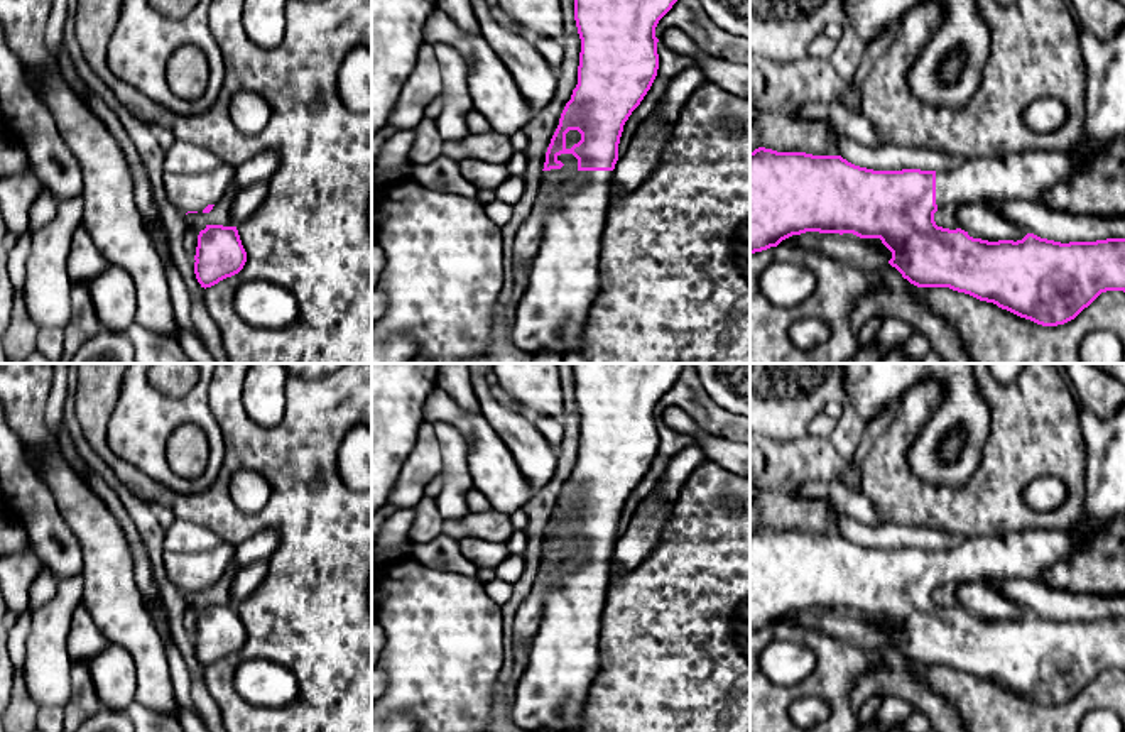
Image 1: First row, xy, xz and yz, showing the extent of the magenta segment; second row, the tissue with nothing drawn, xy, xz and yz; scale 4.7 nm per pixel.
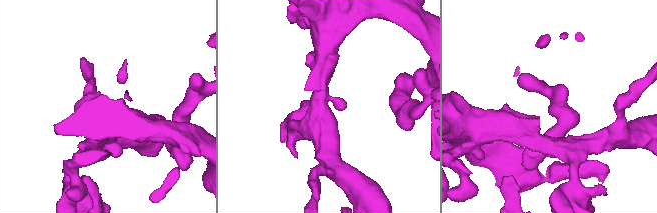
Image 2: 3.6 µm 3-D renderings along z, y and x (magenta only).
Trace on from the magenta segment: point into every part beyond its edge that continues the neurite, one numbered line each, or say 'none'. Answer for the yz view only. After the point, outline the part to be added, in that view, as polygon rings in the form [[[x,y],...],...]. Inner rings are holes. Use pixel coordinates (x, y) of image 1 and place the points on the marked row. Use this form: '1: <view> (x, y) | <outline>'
1: yz (1022, 176) | [[[1056,149],[970,159],[954,169],[936,171],[936,205],[1035,201],[1076,171],[1076,159]]]

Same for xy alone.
1: xy (186, 191) | [[[220,164],[209,172],[164,172],[162,179],[166,193],[177,210],[182,213],[203,213],[208,205],[216,205],[218,199],[231,188],[233,176],[235,167]]]

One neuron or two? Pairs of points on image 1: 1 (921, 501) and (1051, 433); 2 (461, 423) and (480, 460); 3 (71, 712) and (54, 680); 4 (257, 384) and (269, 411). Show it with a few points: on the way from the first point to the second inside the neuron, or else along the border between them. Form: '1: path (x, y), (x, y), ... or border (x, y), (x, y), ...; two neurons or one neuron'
1: path (953, 501), (975, 501), (1019, 457); one neuron
2: path (470, 431), (480, 442), (480, 452); one neuron
3: border (71, 666), (71, 697), (63, 707); two neurons
4: path (264, 391), (266, 404); one neuron

